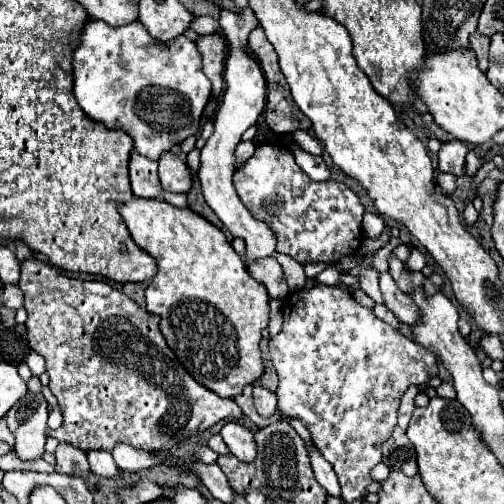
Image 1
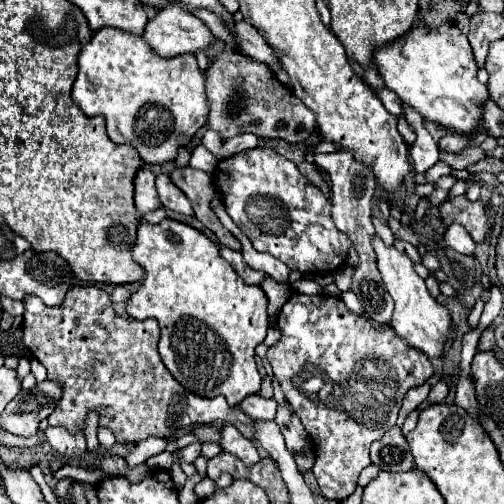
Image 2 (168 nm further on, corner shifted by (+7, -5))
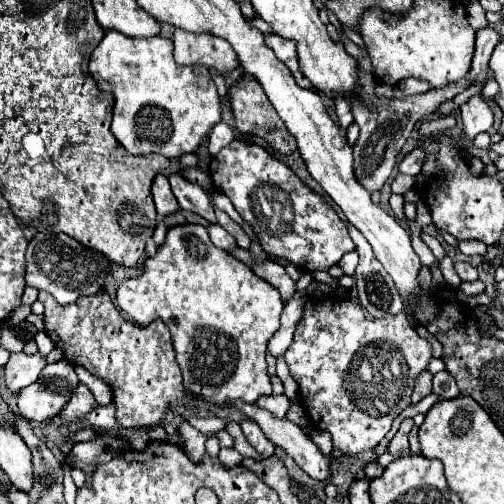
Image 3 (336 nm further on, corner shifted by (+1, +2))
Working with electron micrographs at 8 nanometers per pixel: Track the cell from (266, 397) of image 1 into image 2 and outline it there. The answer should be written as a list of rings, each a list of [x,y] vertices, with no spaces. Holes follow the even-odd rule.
[[[250,394],[240,402],[240,408],[250,416],[250,418],[262,418],[262,420],[272,420],[276,416],[276,400],[266,400],[260,394]]]

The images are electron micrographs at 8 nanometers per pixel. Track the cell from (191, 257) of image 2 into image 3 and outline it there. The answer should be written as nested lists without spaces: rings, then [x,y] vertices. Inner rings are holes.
[[[178,225],[168,229],[166,243],[154,257],[146,259],[142,273],[126,279],[122,287],[118,287],[118,305],[134,323],[142,327],[150,325],[154,319],[164,321],[172,333],[176,361],[182,369],[188,393],[214,405],[232,403],[236,399],[256,403],[258,397],[272,393],[270,375],[266,371],[266,345],[280,327],[280,313],[284,307],[282,297],[278,289],[254,275],[248,265],[214,247],[206,227]]]

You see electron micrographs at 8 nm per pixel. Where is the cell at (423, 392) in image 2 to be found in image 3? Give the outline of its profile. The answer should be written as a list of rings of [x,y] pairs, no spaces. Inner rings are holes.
[[[422,371],[416,379],[416,385],[414,385],[414,393],[412,393],[412,403],[418,403],[422,401],[426,395],[432,393],[432,373],[428,371]]]

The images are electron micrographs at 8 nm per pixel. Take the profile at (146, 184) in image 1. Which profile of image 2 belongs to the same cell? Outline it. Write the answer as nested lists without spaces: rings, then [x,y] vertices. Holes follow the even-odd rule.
[[[140,168],[134,178],[134,204],[138,214],[148,214],[160,208],[160,198],[154,188],[154,174],[148,168]]]

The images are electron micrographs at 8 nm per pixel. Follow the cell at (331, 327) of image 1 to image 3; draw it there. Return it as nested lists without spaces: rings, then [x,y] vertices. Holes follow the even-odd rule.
[[[328,297],[324,301],[308,299],[304,317],[296,327],[294,341],[284,357],[290,367],[290,375],[300,387],[300,401],[310,417],[310,423],[320,431],[328,431],[334,439],[334,447],[344,455],[354,457],[374,449],[390,431],[396,415],[410,405],[414,381],[432,359],[432,347],[426,339],[418,337],[406,313],[384,319],[368,319],[358,303]]]

